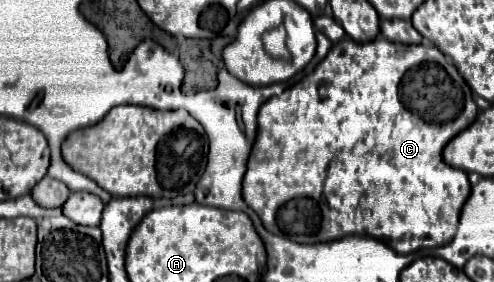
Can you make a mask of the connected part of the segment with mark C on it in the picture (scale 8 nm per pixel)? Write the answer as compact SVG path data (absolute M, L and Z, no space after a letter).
M378 37L370 43L354 43L352 39L336 43L328 55L318 63L318 67L306 75L302 81L282 91L282 95L268 99L258 113L258 137L250 153L248 171L242 183L244 201L260 215L264 227L276 235L284 235L298 243L326 243L332 239L340 239L344 235L372 235L382 243L388 243L396 253L412 253L422 247L442 247L450 243L456 235L460 211L470 195L470 181L466 171L454 169L444 163L442 149L450 139L454 139L460 131L470 127L478 115L478 107L472 97L472 89L456 71L456 65L450 63L438 47L422 47L422 45L402 45L386 41Z

